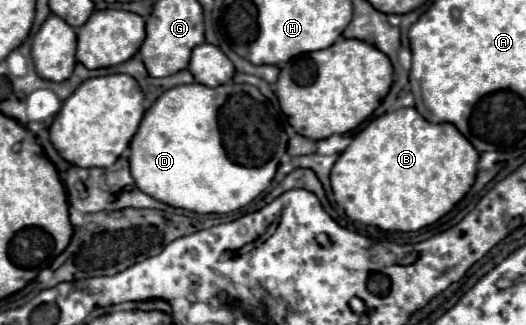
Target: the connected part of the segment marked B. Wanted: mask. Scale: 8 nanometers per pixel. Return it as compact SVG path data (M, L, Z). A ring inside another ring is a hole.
M398 108L370 120L338 156L332 168L332 192L352 220L392 232L414 232L450 212L474 184L476 172L478 152L454 124L432 124L416 108Z

